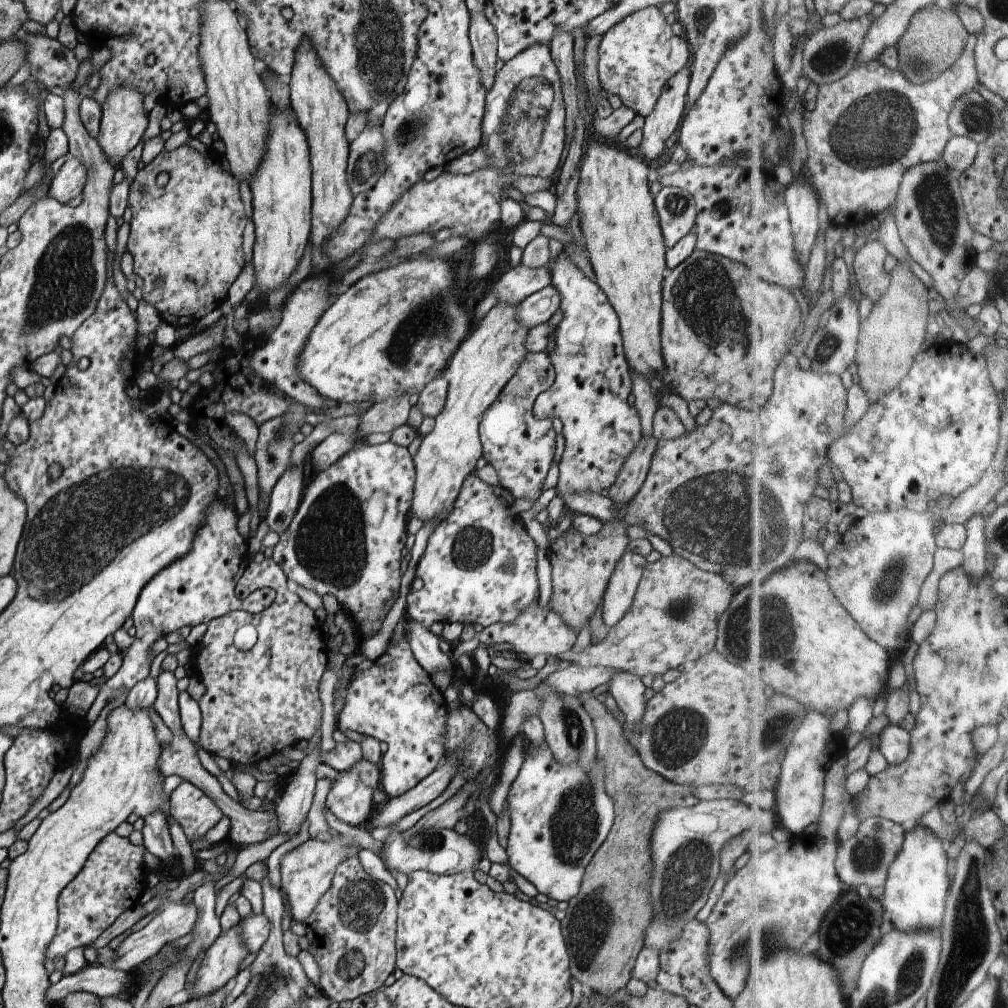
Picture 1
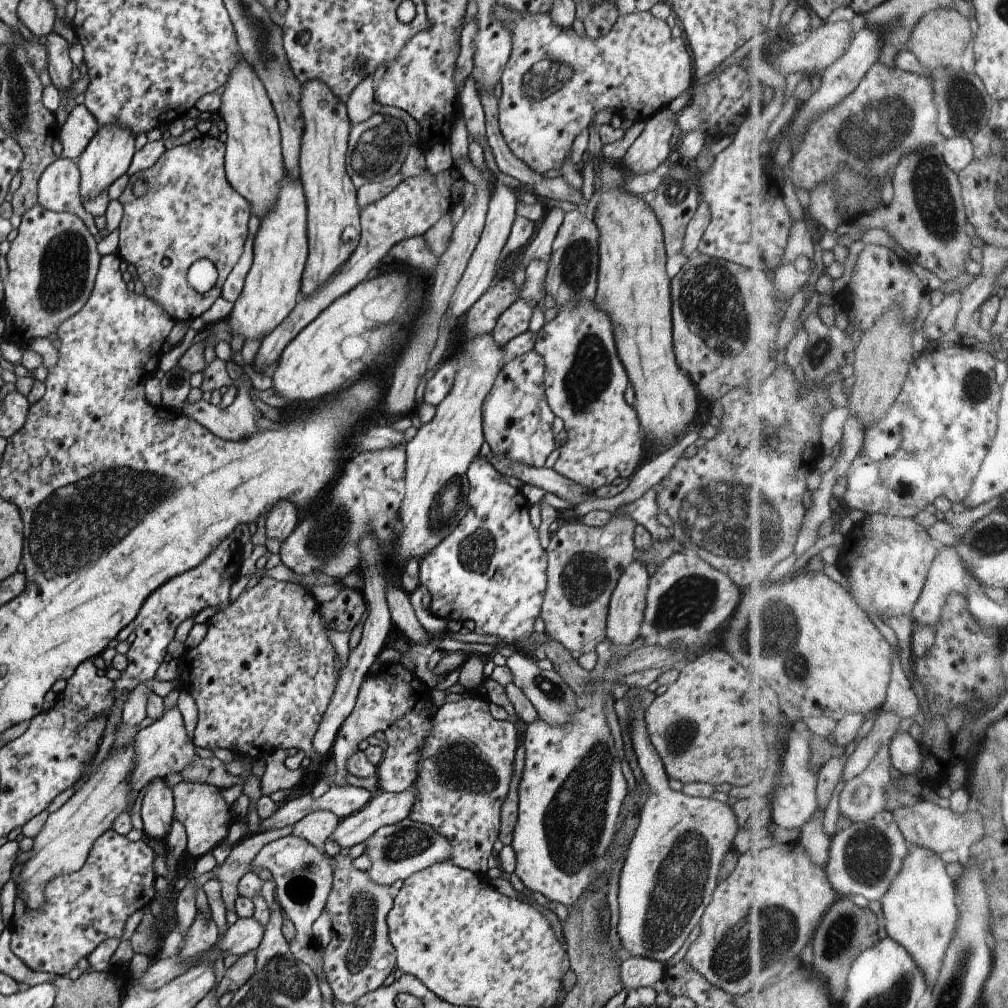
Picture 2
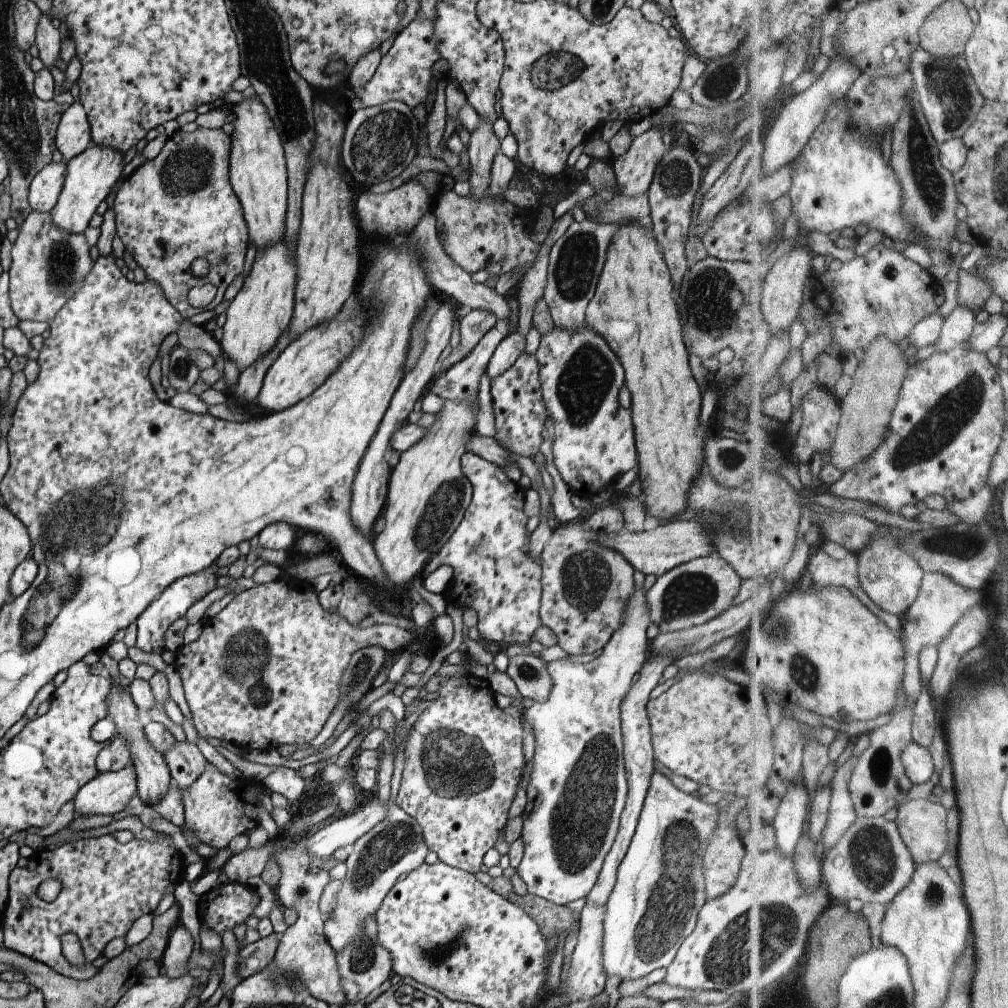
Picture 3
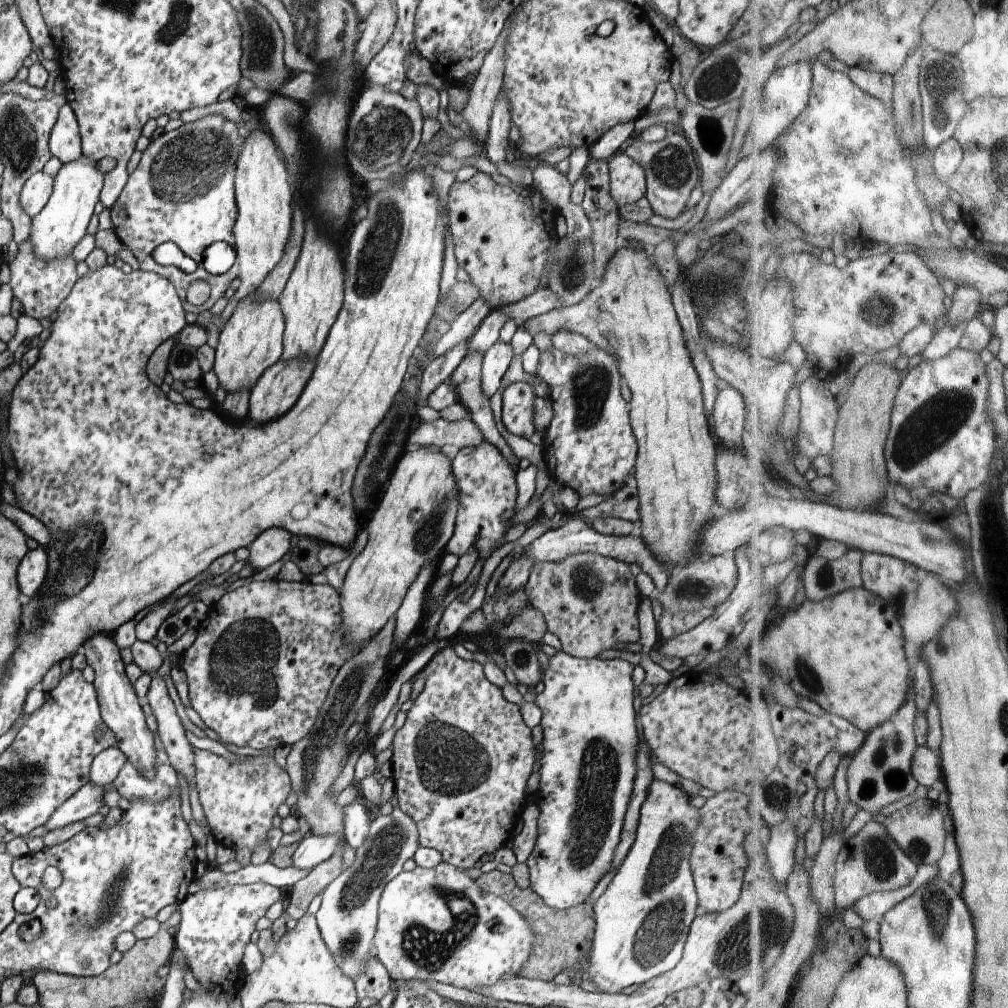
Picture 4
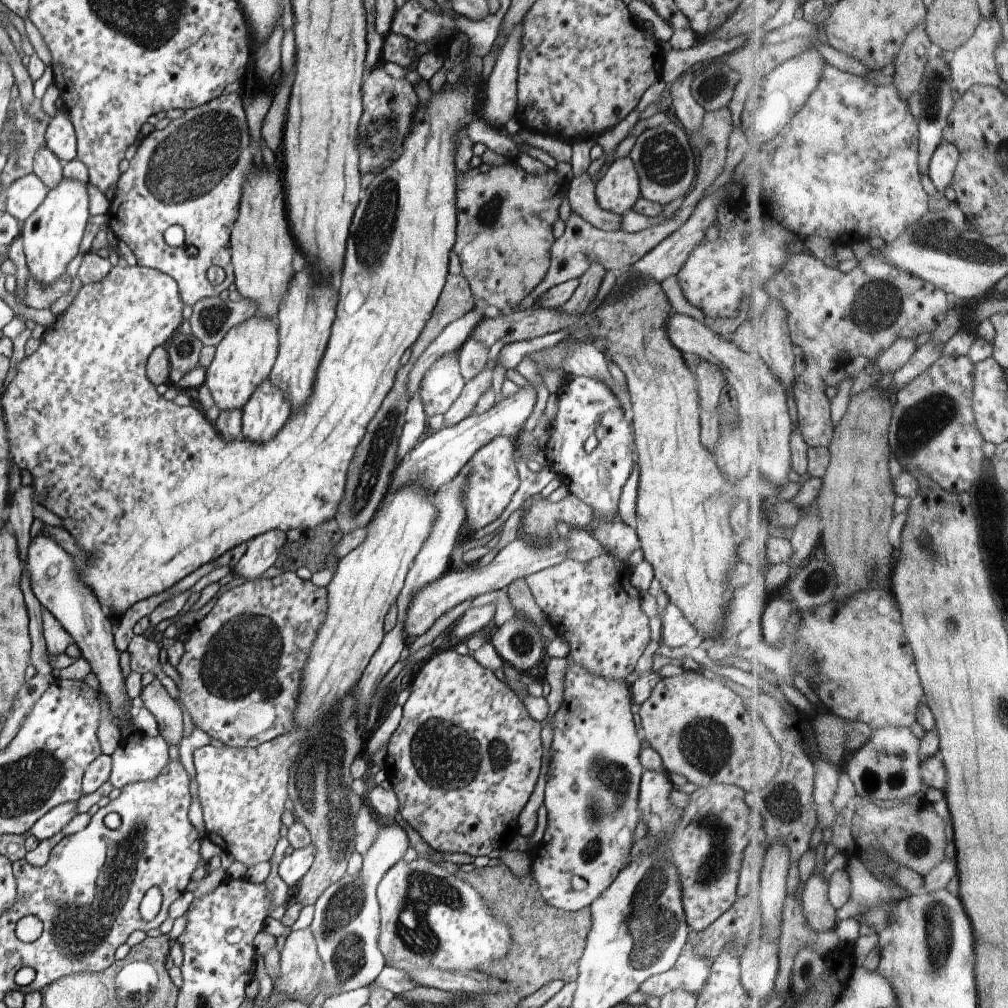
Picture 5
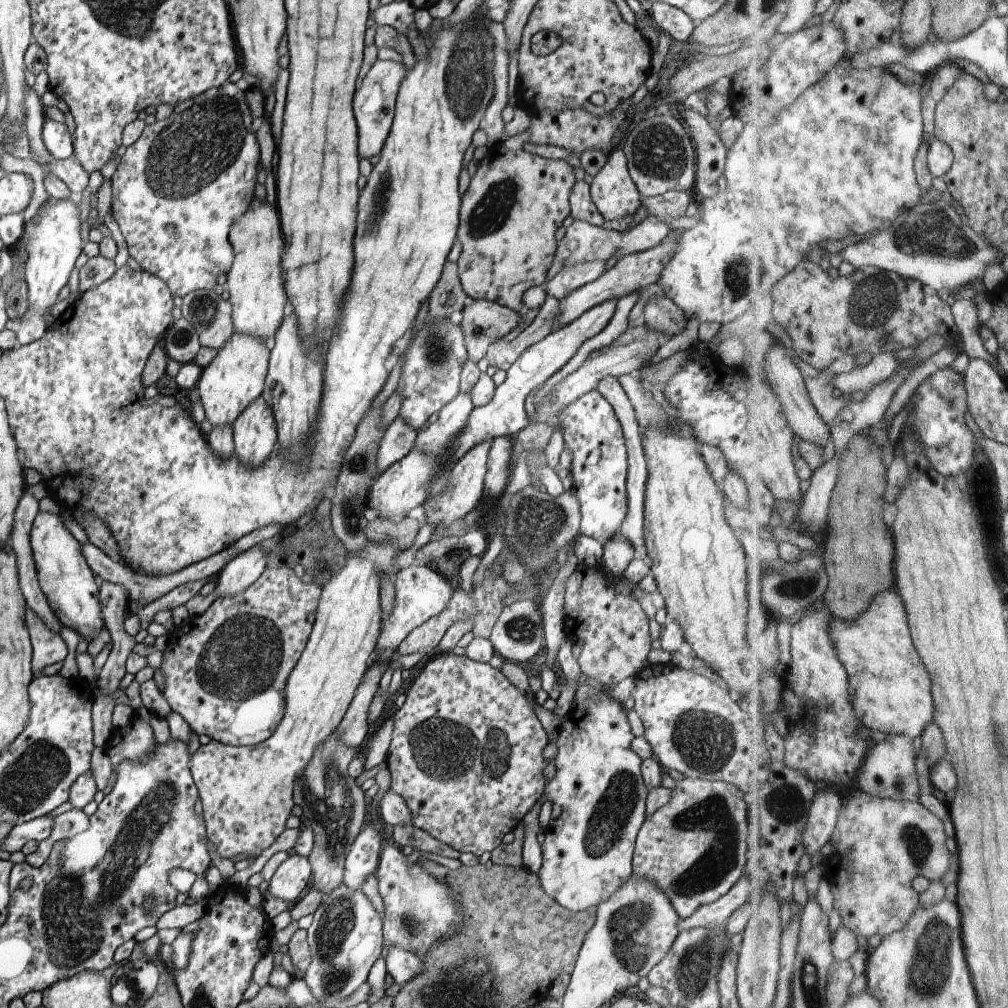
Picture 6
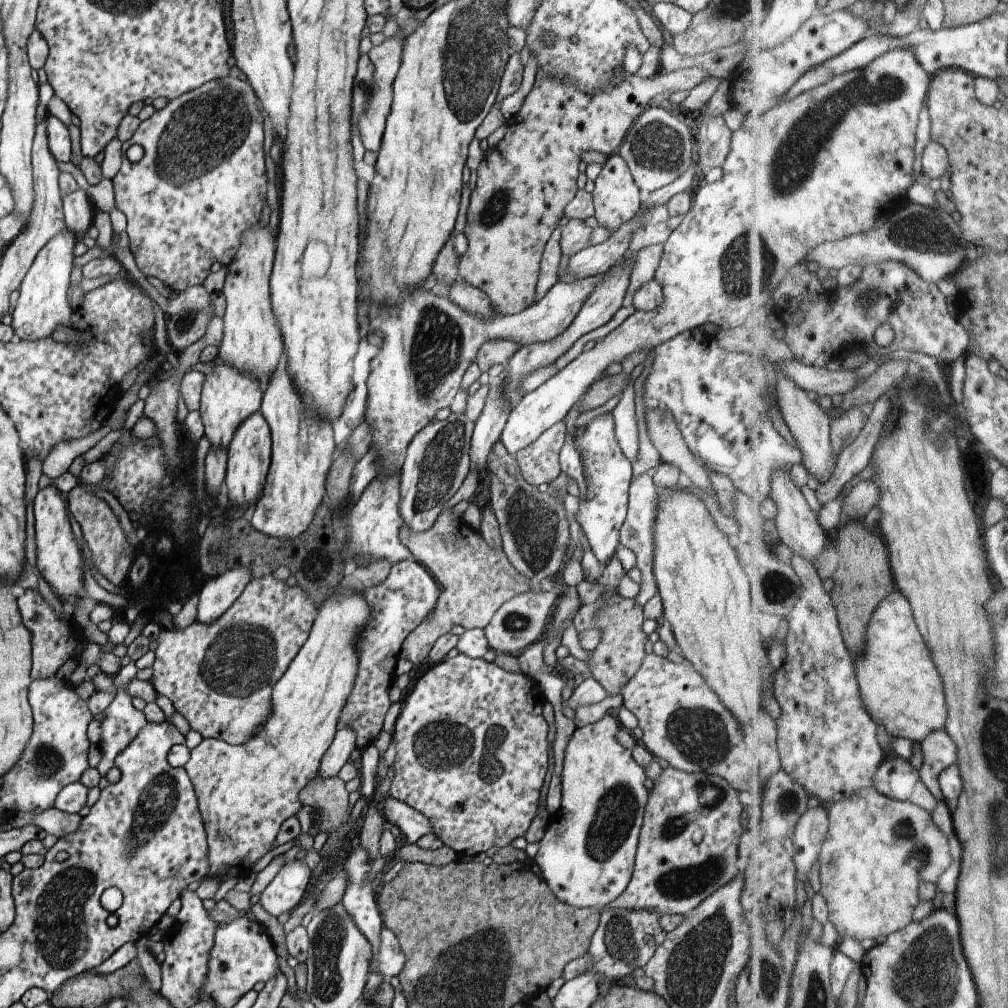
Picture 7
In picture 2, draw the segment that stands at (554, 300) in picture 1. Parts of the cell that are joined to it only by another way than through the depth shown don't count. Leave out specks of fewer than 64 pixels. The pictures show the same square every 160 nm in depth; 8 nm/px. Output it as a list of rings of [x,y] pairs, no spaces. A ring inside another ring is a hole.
[[[522,298],[516,299],[497,320],[493,334],[494,340],[504,346],[515,336],[529,330],[529,324],[536,304]]]

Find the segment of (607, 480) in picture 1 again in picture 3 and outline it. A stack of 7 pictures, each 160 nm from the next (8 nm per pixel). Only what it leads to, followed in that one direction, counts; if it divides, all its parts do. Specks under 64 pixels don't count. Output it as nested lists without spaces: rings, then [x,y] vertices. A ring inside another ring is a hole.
[[[555,325],[541,336],[535,356],[543,402],[547,413],[554,420],[554,466],[572,495],[591,500],[599,490],[612,487],[619,477],[638,467],[631,410],[625,410],[619,404],[620,388],[625,384],[622,364],[606,340],[592,332],[588,325],[576,332],[556,328]]]

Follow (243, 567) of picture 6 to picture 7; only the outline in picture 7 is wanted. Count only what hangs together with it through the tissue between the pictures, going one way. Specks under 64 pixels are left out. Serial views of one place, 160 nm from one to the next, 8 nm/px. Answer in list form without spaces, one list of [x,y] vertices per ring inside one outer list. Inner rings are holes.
[[[232,568],[212,578],[199,592],[196,621],[212,624],[236,601],[251,580],[246,568]]]

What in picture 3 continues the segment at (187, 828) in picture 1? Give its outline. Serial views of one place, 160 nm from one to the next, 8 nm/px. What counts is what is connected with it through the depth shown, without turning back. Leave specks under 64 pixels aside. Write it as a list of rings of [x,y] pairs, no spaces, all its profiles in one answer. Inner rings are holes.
[[[209,763],[190,788],[182,789],[185,824],[200,843],[208,844],[216,851],[226,849],[235,836],[248,835],[260,826],[258,812],[262,801],[259,796],[264,790],[262,783],[246,777],[233,780]]]

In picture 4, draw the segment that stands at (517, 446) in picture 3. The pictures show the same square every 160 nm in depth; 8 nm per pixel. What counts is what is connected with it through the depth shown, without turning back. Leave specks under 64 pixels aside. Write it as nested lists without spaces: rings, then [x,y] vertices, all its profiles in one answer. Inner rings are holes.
[[[527,382],[509,384],[499,391],[501,414],[499,416],[506,430],[514,436],[529,440],[534,434],[535,398],[538,397],[532,385]]]

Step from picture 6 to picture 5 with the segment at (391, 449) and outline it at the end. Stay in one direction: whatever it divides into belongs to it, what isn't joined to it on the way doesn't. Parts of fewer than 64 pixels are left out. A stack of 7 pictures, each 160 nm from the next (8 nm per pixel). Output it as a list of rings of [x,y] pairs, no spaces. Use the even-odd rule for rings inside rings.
[[[416,391],[411,396],[405,419],[406,422],[403,433],[398,441],[398,463],[414,448],[414,444],[418,442],[418,438],[420,438],[420,436],[424,434],[424,430],[426,430],[427,414],[425,413],[424,403],[422,402],[419,391]]]

